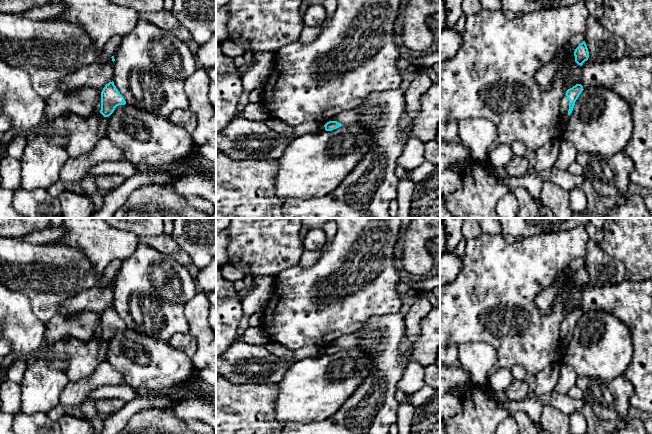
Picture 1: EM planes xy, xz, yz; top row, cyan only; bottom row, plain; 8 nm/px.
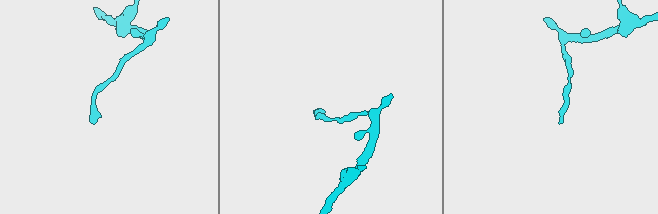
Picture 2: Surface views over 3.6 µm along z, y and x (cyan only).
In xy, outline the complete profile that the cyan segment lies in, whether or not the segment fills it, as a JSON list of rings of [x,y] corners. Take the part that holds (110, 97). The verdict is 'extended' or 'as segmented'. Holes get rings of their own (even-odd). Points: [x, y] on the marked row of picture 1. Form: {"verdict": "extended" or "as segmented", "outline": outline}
{"verdict": "as segmented", "outline": [[[114,82],[105,85],[101,92],[101,110],[104,117],[109,117],[119,105],[125,105],[124,97],[119,93]]]}

